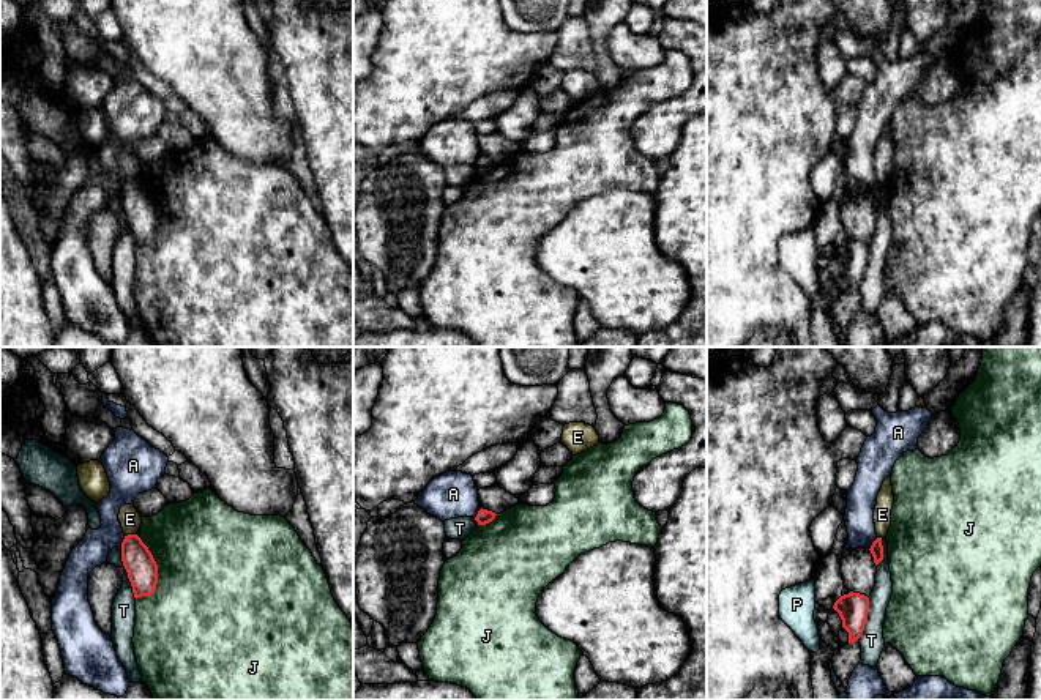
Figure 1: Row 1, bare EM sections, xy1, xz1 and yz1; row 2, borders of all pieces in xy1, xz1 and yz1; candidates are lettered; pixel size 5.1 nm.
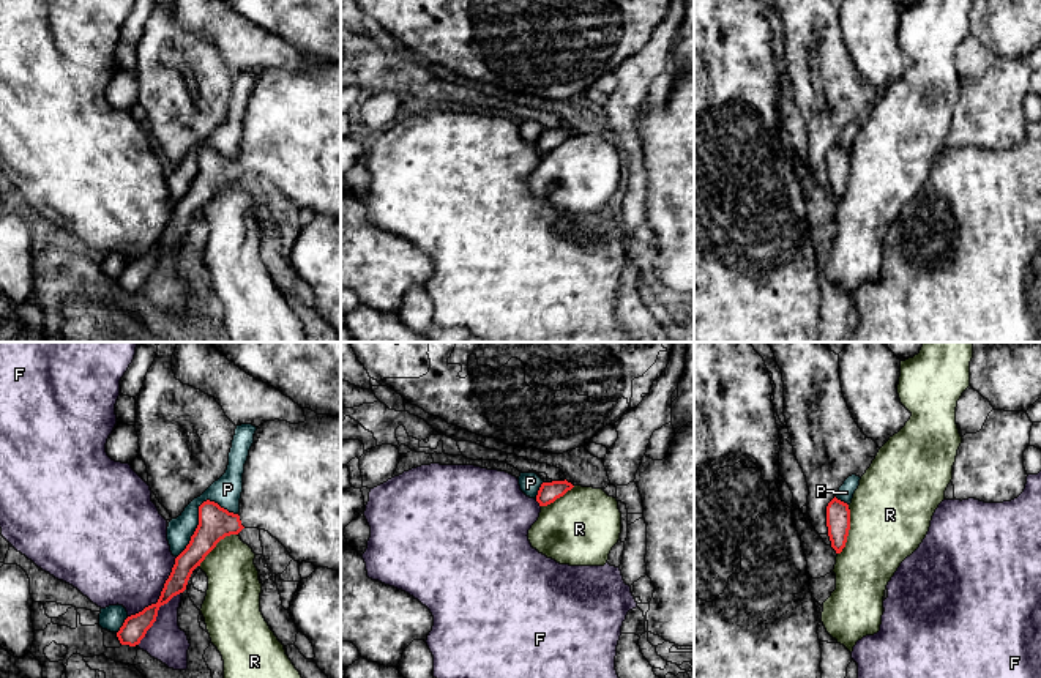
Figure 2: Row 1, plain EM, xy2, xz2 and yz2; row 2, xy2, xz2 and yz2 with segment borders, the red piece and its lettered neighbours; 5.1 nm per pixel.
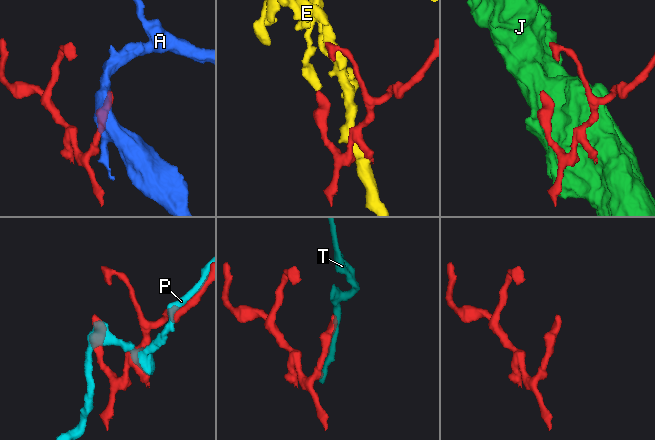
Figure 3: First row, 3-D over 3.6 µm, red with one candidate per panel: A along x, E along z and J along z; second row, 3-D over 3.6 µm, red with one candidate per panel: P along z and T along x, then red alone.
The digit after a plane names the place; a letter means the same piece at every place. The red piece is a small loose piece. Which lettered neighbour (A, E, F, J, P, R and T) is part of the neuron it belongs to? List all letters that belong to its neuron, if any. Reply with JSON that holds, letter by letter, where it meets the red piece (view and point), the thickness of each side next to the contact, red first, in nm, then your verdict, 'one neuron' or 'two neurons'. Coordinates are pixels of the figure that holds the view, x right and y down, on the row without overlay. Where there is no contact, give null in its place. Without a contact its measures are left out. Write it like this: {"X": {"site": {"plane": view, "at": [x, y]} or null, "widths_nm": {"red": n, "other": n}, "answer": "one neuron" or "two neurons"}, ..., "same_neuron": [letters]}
{"A": {"site": {"plane": "yz1", "at": [873, 191]}, "widths_nm": {"red": 70, "other": 160}, "answer": "two neurons"}, "E": {"site": {"plane": "xy1", "at": [130, 182]}, "widths_nm": {"red": 160, "other": 110}, "answer": "two neurons"}, "F": {"site": {"plane": "xy2", "at": [161, 240]}, "widths_nm": {"red": 130, "other": 460}, "answer": "two neurons"}, "J": {"site": {"plane": "xy1", "at": [156, 221]}, "widths_nm": {"red": 160, "other": 500}, "answer": "two neurons"}, "P": {"site": {"plane": "xy2", "at": [199, 160]}, "widths_nm": {"red": 170, "other": 150}, "answer": "two neurons"}, "R": {"site": {"plane": "yz2", "at": [849, 175]}, "widths_nm": {"red": 130, "other": 420}, "answer": "two neurons"}, "T": {"site": {"plane": "yz1", "at": [866, 265]}, "widths_nm": {"red": 150, "other": 120}, "answer": "two neurons"}, "same_neuron": []}

